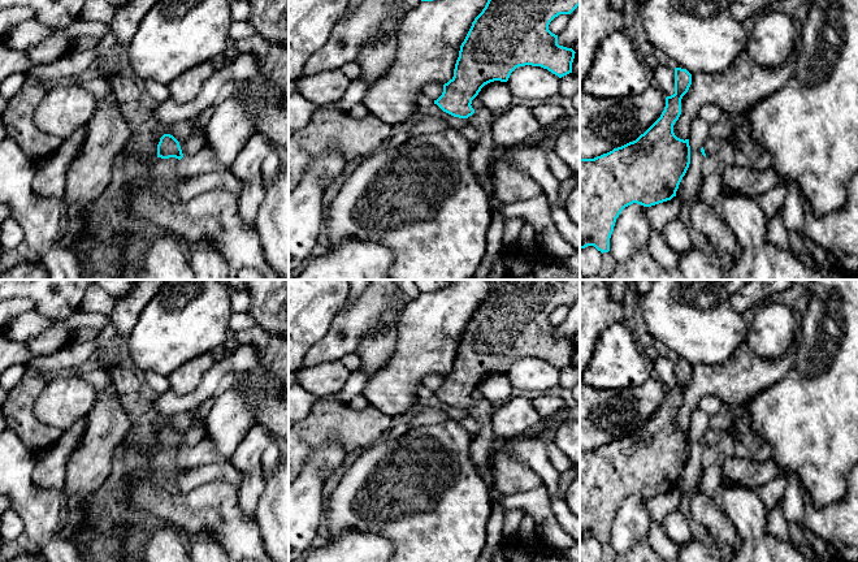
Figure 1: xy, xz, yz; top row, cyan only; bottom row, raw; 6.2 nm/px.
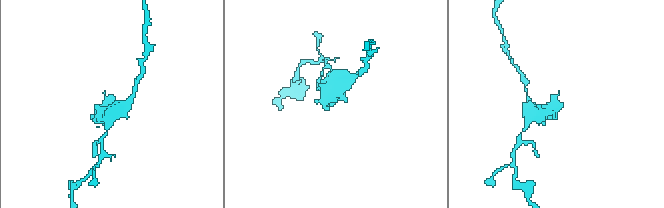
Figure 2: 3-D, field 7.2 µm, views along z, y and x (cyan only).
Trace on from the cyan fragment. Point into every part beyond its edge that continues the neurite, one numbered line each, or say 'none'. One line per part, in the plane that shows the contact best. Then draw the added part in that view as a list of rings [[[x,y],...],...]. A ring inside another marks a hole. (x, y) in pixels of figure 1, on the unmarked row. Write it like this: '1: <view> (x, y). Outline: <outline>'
1: xy (193, 436). Outline: [[[194,423],[190,429],[179,433],[179,437],[185,449],[188,446],[194,446],[205,437],[204,428],[200,427],[198,423]]]

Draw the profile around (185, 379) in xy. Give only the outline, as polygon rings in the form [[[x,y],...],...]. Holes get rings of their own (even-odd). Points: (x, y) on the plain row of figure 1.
[[[211,353],[194,356],[169,376],[170,390],[178,395],[192,393],[214,363],[216,360]]]

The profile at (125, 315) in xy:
[[[136,280],[130,293],[116,302],[109,319],[116,327],[118,337],[130,337],[139,320],[139,315],[165,281],[166,280]]]

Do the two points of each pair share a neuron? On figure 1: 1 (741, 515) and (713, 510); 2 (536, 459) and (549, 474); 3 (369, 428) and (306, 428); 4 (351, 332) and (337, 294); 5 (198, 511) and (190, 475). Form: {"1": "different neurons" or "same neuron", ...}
{"1": "different neurons", "2": "same neuron", "3": "same neuron", "4": "different neurons", "5": "different neurons"}

